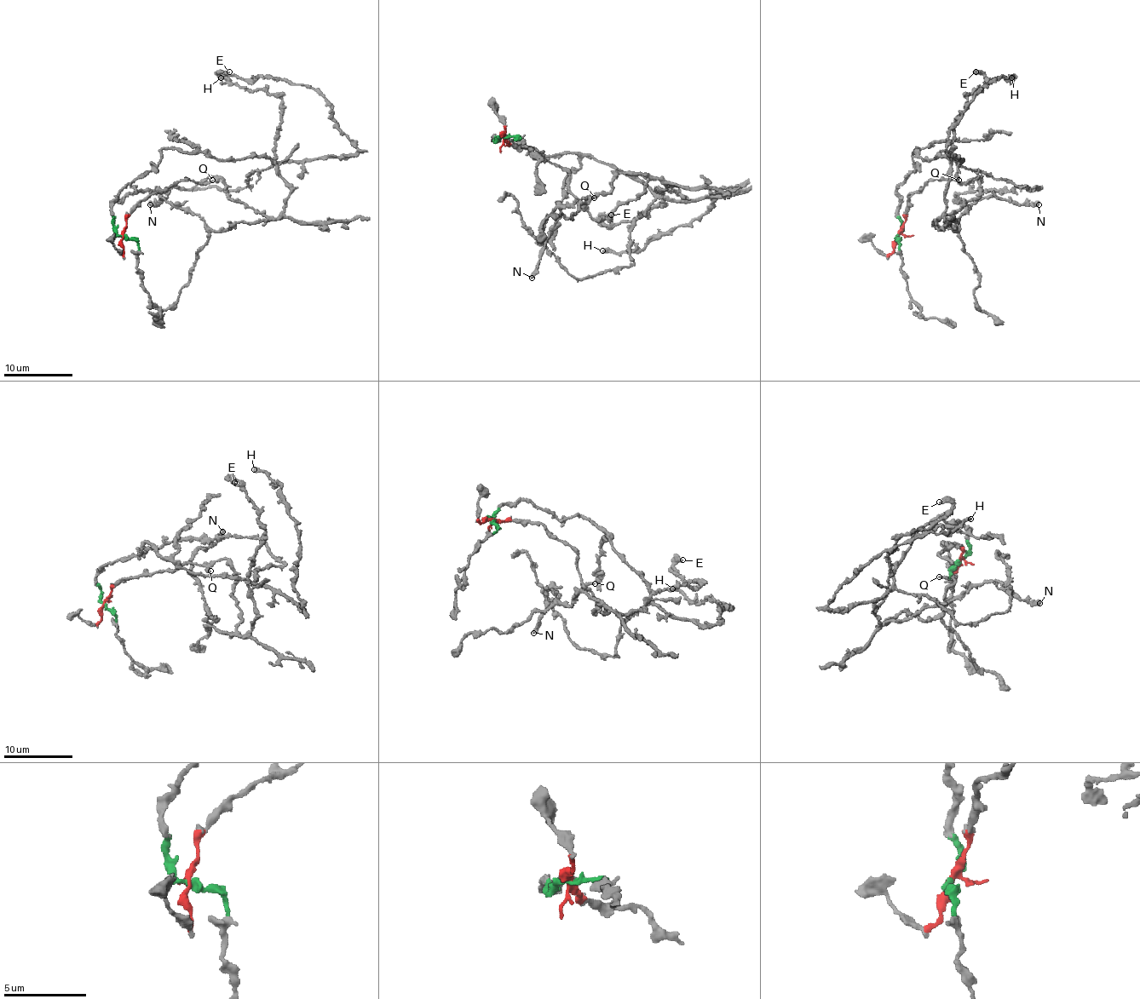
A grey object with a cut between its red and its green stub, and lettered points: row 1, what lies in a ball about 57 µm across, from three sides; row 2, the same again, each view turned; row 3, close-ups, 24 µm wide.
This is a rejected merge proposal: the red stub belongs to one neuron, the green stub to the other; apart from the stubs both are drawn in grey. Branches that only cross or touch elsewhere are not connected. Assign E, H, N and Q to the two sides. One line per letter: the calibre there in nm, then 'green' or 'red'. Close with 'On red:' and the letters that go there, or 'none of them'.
E: 340 nm thick; red
H: 400 nm thick; green
N: 480 nm thick; red
Q: 240 nm thick; red
On red: E, N, Q

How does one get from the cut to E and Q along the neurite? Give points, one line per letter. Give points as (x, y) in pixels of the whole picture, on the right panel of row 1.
E: (897, 235), (908, 196), (927, 182), (978, 177), (978, 194), (941, 218), (956, 118), (983, 84), (975, 72)
Q: (897, 235), (910, 194), (930, 180), (951, 180), (963, 184), (958, 180)

